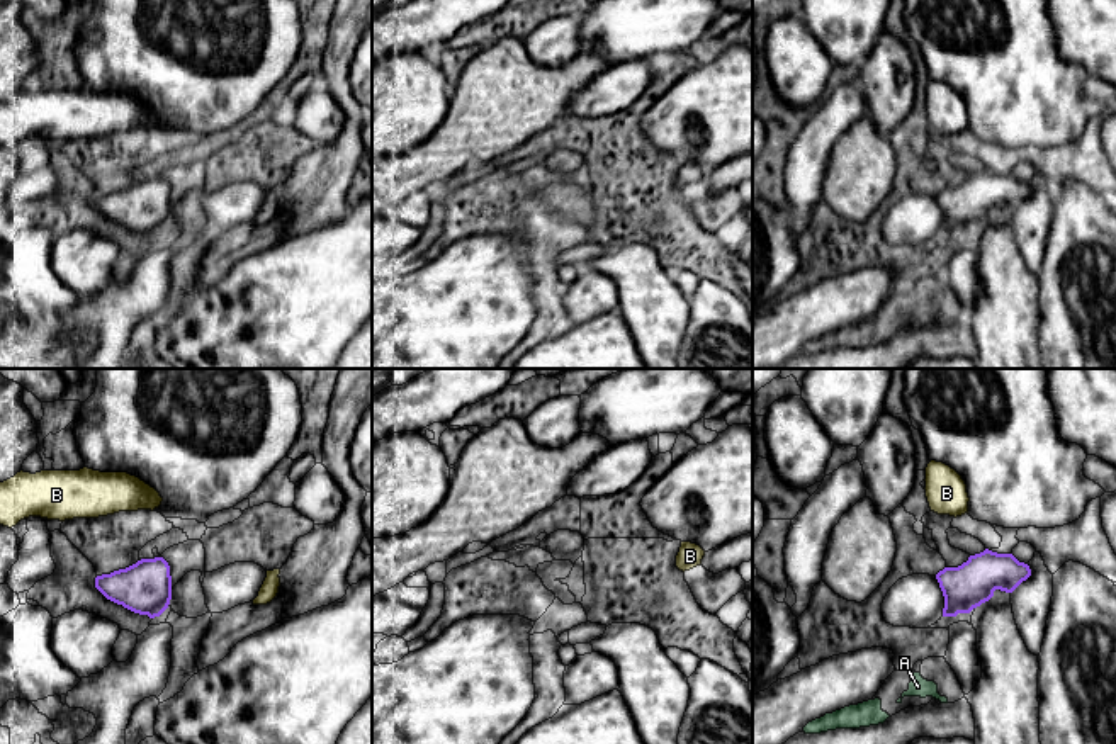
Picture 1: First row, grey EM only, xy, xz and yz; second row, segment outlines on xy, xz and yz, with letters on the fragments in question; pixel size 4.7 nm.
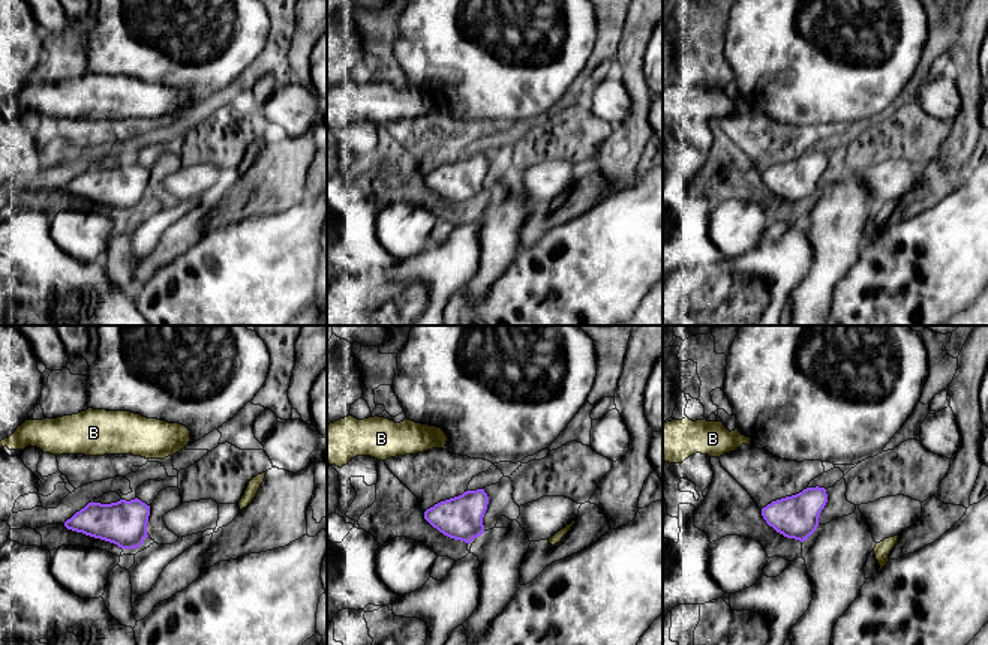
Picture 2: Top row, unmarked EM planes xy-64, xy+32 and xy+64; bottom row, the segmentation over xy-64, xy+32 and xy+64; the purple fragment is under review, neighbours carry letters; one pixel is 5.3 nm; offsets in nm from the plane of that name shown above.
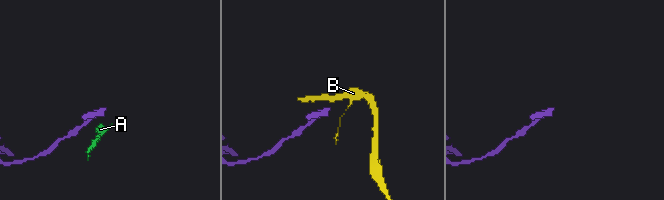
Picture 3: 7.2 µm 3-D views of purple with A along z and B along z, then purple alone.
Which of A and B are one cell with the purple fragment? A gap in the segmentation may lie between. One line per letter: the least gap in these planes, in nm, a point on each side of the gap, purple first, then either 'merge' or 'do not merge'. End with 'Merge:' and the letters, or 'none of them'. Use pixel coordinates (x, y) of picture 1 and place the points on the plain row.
A: 300 nm apart; from purple across yz (943, 235), (919, 293); do not merge
B: 200 nm apart; from purple across yz (986, 169), (967, 131); do not merge
Merge: none of them

